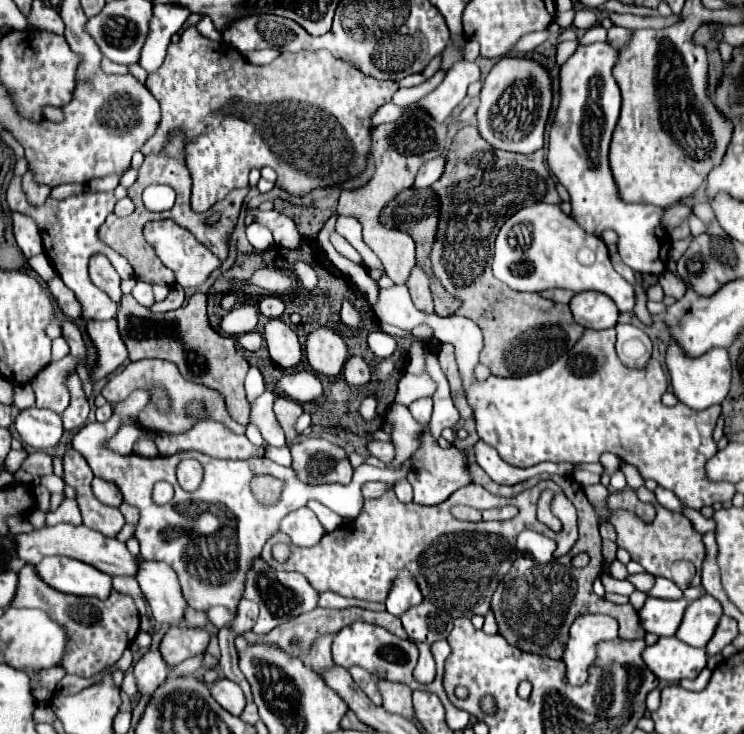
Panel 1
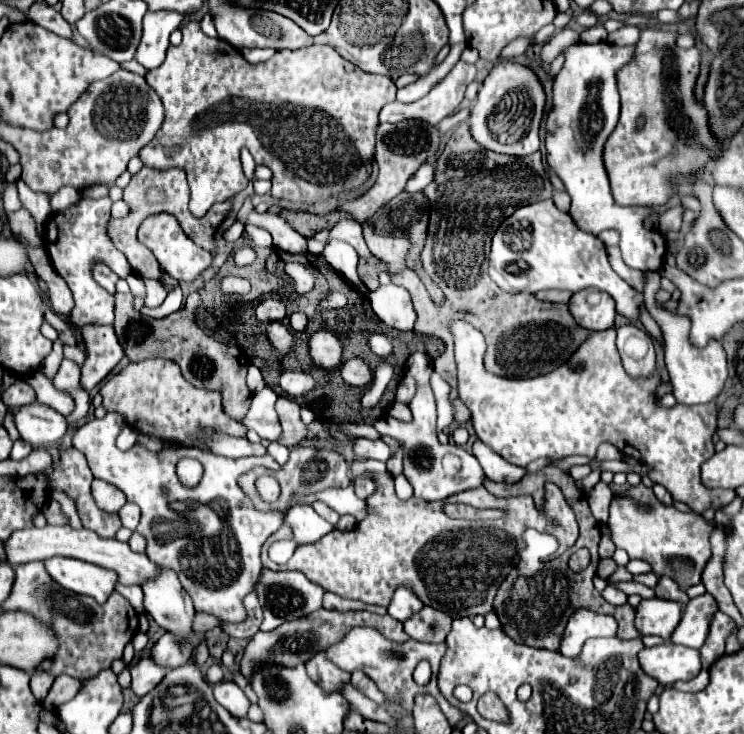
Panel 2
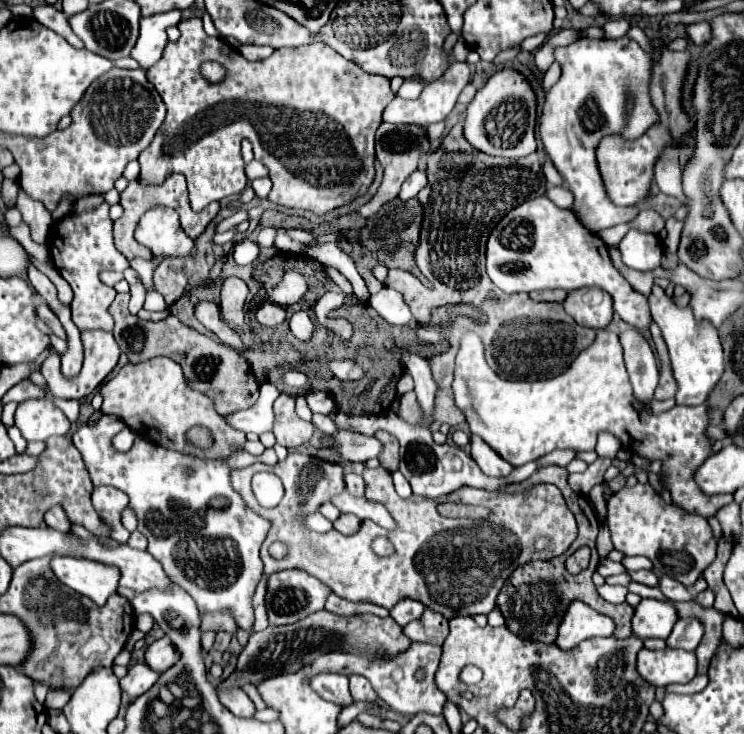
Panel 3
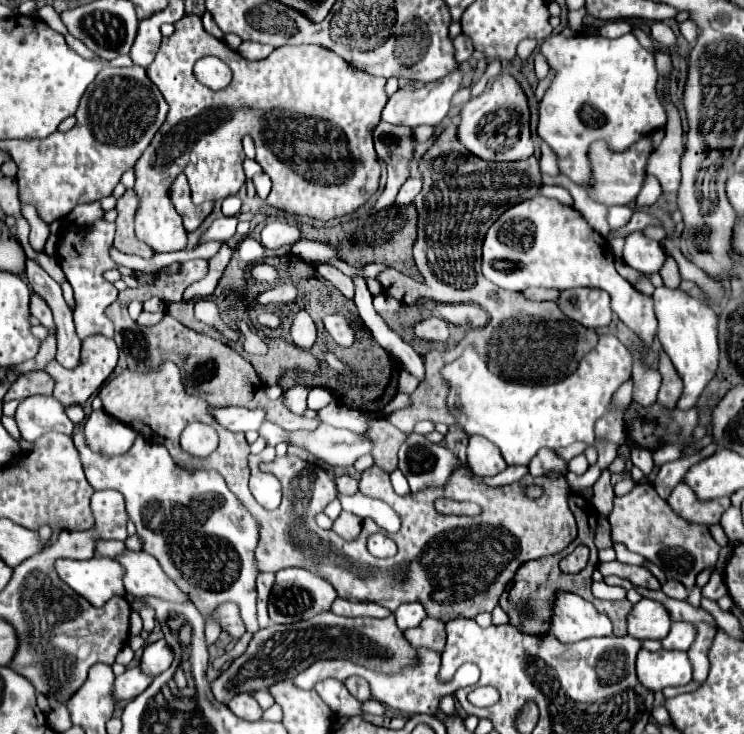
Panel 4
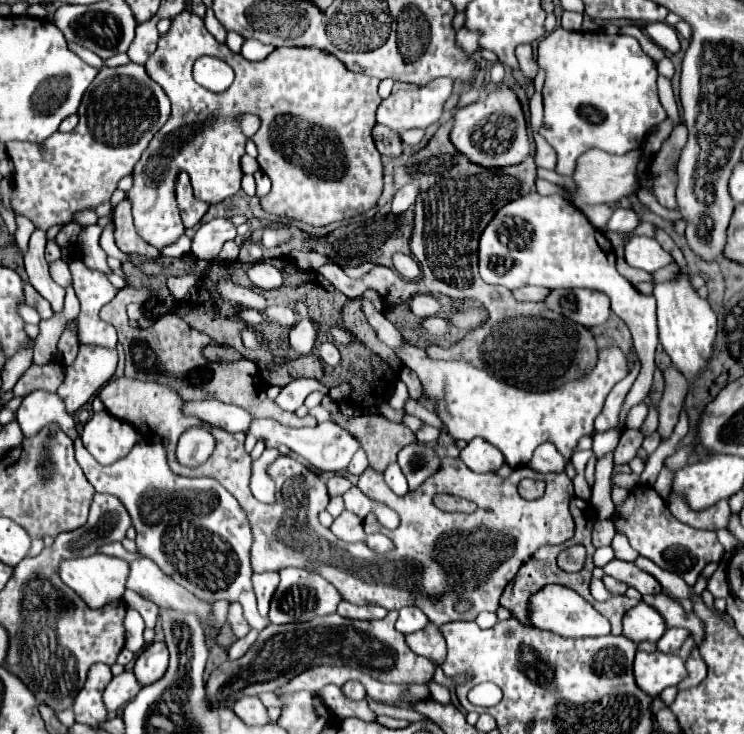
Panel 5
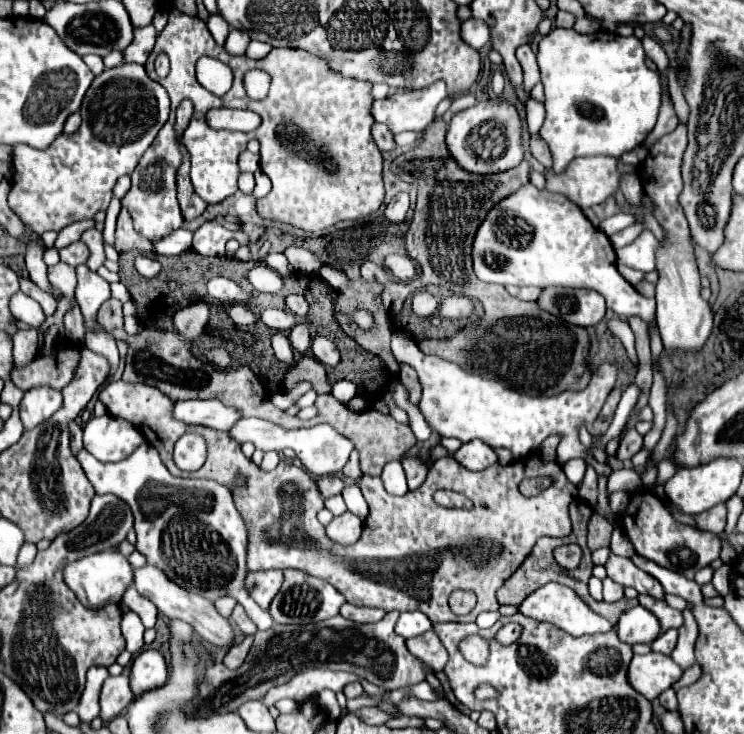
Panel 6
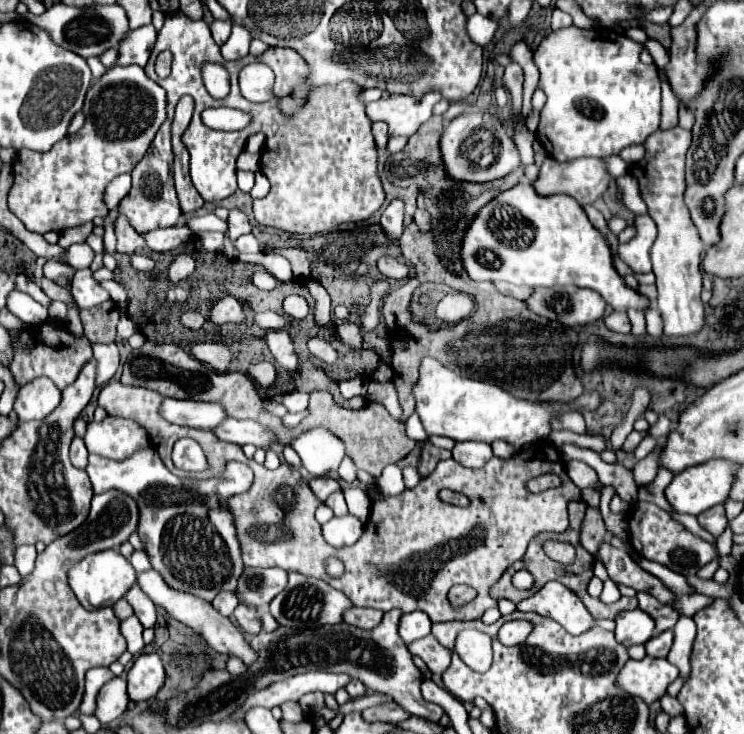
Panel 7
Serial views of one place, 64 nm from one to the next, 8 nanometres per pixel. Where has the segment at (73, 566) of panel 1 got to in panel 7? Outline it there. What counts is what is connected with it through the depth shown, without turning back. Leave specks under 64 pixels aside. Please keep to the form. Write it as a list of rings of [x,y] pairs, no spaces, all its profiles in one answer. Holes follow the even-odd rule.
[[[106,550],[106,552],[90,554],[82,562],[78,562],[74,568],[70,568],[68,582],[70,582],[70,588],[74,590],[76,598],[80,600],[80,604],[88,610],[94,610],[94,608],[102,608],[102,606],[114,606],[136,582],[136,570],[120,552]]]

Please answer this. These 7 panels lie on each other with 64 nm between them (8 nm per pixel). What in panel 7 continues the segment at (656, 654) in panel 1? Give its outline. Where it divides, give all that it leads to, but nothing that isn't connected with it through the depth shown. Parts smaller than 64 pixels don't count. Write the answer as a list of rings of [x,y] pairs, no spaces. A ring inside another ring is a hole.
[[[646,656],[642,660],[628,660],[616,678],[616,686],[626,694],[642,698],[646,704],[652,704],[666,694],[666,688],[676,678],[678,668],[666,658]]]

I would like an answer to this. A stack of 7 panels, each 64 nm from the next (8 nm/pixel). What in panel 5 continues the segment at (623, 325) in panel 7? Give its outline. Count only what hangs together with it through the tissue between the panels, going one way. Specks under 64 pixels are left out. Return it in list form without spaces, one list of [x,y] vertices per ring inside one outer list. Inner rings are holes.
[[[632,350],[632,360],[634,360],[634,366],[630,368],[628,376],[626,376],[624,380],[620,380],[620,382],[612,388],[612,392],[608,394],[606,404],[604,404],[604,408],[602,408],[602,412],[598,414],[596,424],[594,424],[596,432],[606,432],[608,428],[612,428],[612,426],[618,424],[618,412],[620,412],[622,402],[624,402],[624,396],[628,394],[632,382],[636,380],[636,376],[638,376],[638,372],[640,372],[640,358],[636,356],[636,350]]]

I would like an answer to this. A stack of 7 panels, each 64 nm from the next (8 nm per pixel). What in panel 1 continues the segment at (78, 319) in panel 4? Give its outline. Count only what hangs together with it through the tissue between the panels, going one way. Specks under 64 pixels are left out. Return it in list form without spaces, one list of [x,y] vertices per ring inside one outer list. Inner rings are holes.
[[[12,178],[6,188],[6,202],[12,212],[24,212],[36,220],[36,226],[38,226],[38,230],[42,234],[42,242],[44,242],[44,252],[46,252],[50,264],[54,266],[54,270],[58,272],[58,276],[64,280],[64,284],[78,298],[80,306],[82,306],[82,318],[84,320],[110,320],[110,318],[114,318],[116,310],[118,310],[116,302],[112,302],[106,292],[98,290],[98,286],[94,286],[88,276],[88,260],[94,254],[104,254],[110,260],[110,264],[116,268],[120,278],[134,276],[132,266],[126,262],[126,258],[122,258],[118,252],[114,252],[110,246],[106,246],[98,238],[98,228],[104,224],[108,214],[112,214],[112,210],[114,210],[114,204],[116,204],[114,194],[112,192],[108,192],[108,194],[82,192],[82,194],[70,196],[62,202],[48,198],[46,204],[42,204],[42,206],[30,206],[22,188],[20,188],[20,178]]]

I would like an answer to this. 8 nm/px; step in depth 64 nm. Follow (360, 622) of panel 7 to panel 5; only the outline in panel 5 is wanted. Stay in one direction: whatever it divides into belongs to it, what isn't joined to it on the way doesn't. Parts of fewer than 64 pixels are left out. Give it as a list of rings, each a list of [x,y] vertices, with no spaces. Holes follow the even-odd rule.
[[[346,600],[340,602],[338,606],[338,614],[340,616],[346,616],[350,620],[380,620],[384,618],[388,612],[380,606],[356,606],[356,604],[350,604]]]

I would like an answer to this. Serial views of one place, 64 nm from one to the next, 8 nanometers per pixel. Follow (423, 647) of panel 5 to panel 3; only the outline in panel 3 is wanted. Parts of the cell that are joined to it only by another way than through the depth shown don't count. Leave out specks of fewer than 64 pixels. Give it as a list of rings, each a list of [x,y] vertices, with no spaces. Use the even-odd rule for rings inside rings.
[[[426,608],[420,620],[414,620],[404,628],[404,634],[412,642],[428,642],[442,646],[448,636],[448,620],[442,614]]]

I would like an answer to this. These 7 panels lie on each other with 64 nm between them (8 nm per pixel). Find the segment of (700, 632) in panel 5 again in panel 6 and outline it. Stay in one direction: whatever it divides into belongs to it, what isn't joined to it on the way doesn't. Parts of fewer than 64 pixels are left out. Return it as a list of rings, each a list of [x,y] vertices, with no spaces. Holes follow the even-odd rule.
[[[640,594],[638,600],[640,600],[640,606],[644,606],[646,610],[650,610],[650,612],[658,618],[662,630],[668,630],[668,628],[680,628],[680,624],[682,624],[682,612],[680,612],[680,610],[670,608],[664,600],[650,598],[648,594]]]

